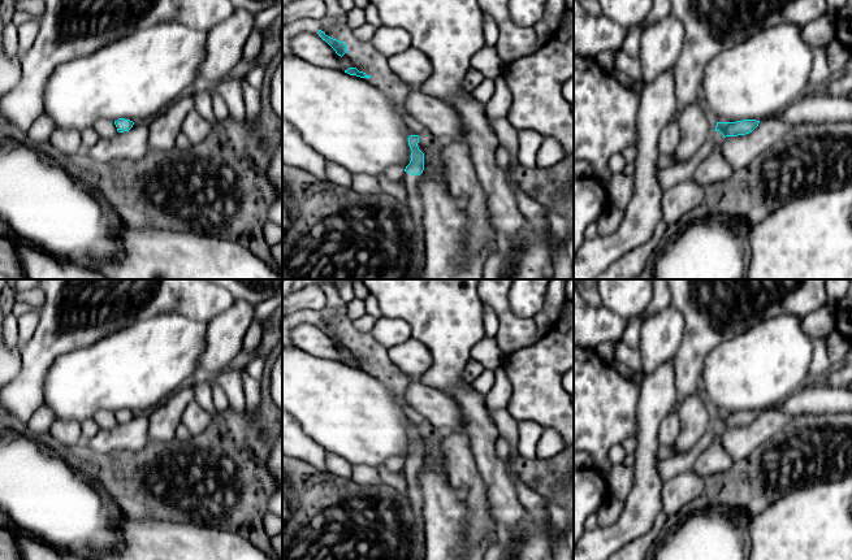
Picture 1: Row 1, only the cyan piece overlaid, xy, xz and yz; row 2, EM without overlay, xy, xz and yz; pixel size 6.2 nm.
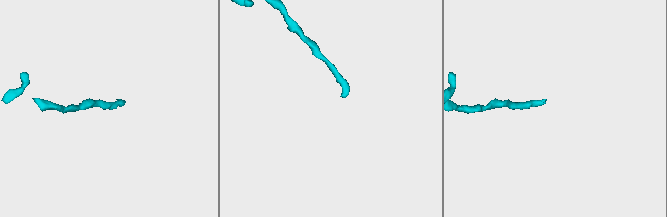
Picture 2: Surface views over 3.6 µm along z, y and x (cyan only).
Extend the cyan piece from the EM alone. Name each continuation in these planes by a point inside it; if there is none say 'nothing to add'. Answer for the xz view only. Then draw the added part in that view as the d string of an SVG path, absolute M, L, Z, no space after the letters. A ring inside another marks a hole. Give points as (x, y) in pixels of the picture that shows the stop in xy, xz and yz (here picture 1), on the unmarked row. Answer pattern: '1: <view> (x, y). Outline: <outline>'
1: xz (414, 491). Outline: M405 463L405 466L401 473L405 476L407 482L407 495L415 512L419 542L420 544L424 544L425 542L424 518L423 518L424 498L419 485L416 483L418 466L416 465L411 466L410 464Z

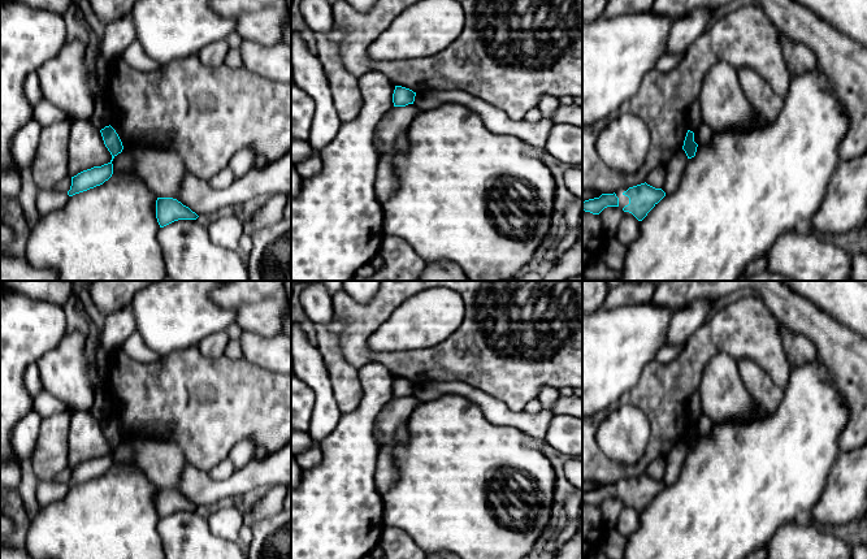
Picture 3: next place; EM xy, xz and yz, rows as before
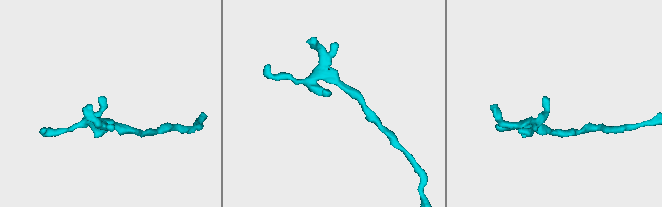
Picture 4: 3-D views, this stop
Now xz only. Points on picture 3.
nothing to add

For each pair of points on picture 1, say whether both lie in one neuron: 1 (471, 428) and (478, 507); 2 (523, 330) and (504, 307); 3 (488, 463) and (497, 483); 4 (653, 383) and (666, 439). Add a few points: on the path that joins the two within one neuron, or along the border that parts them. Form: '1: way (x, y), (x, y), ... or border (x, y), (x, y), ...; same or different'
1: border (458, 433), (468, 438), (478, 472), (485, 483); different
2: way (517, 325), (505, 313); same
3: way (492, 468), (497, 478); same
4: border (671, 412), (658, 428), (658, 445); different

